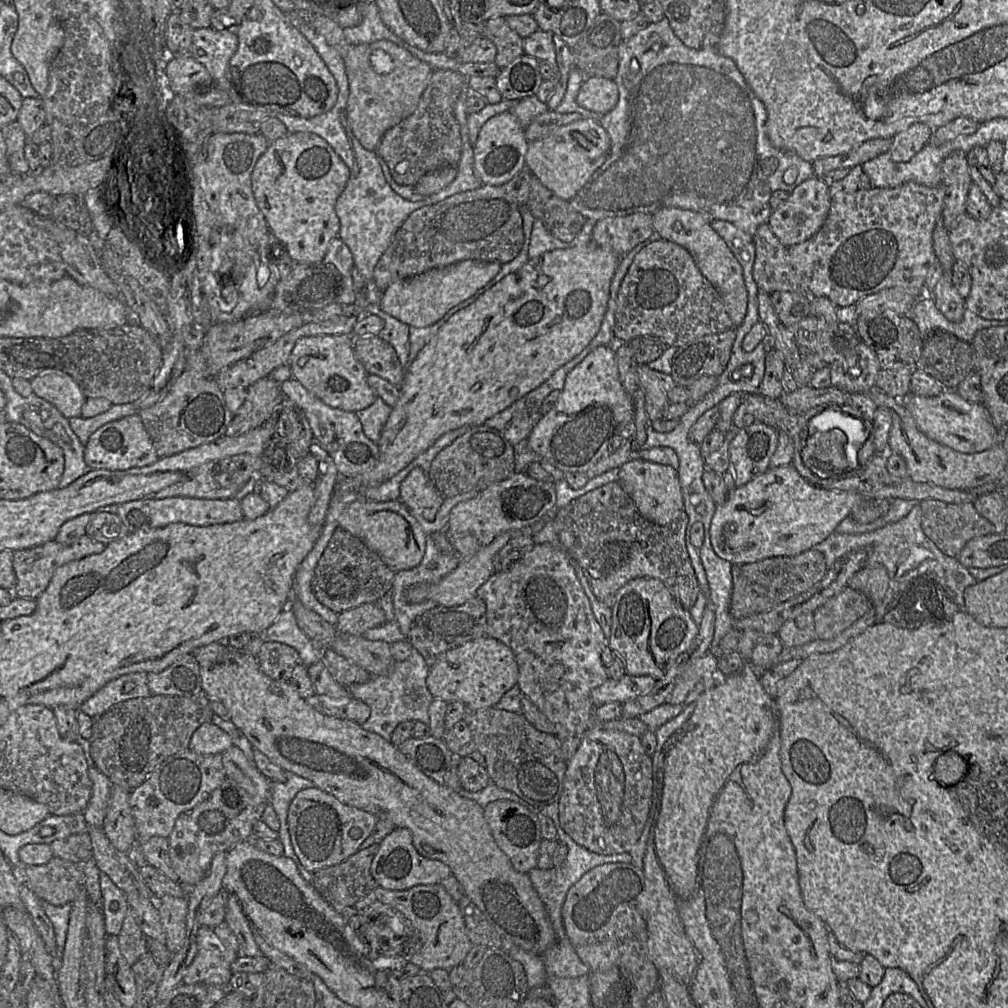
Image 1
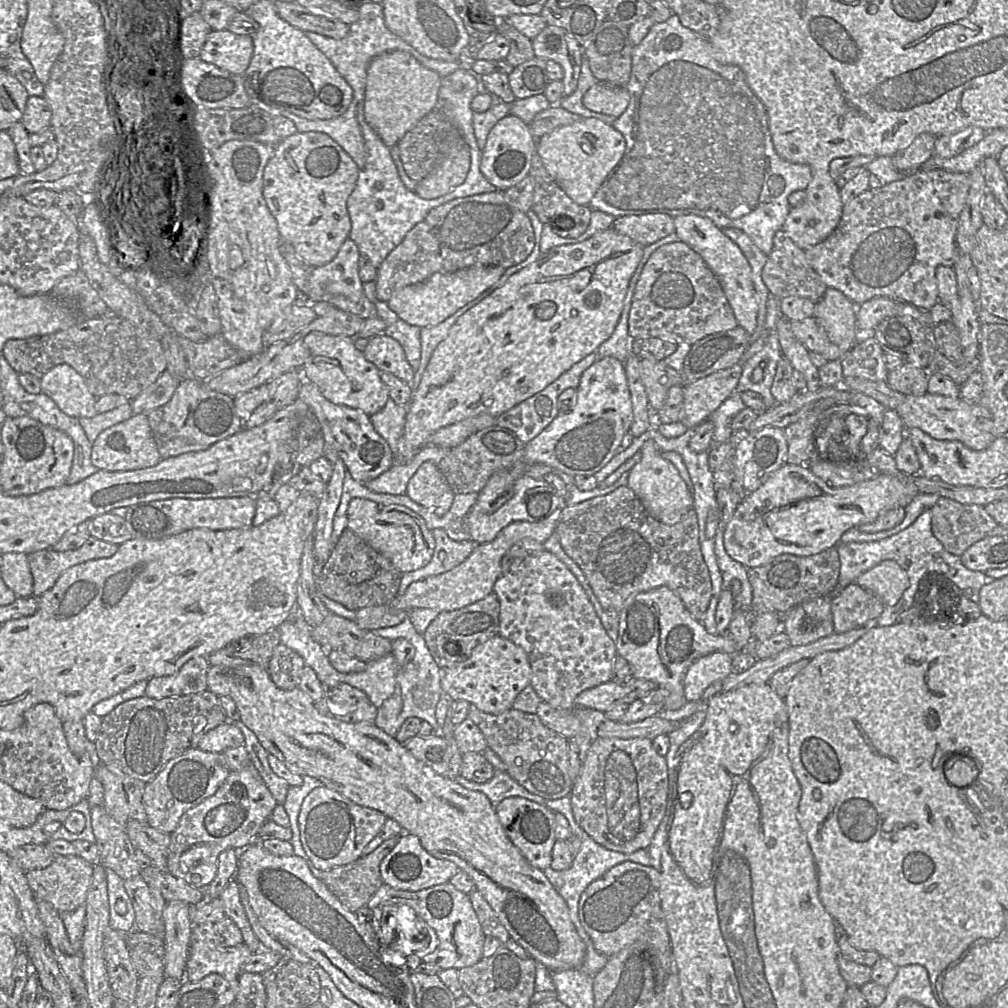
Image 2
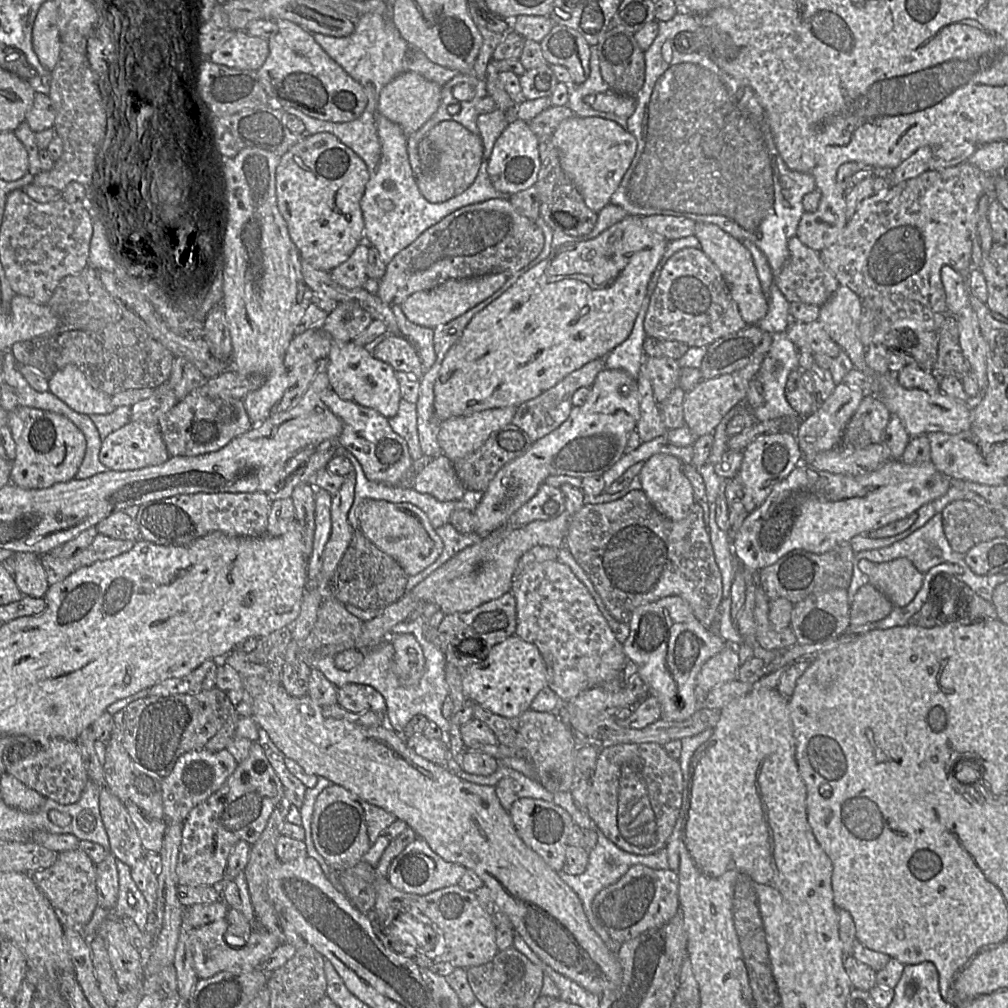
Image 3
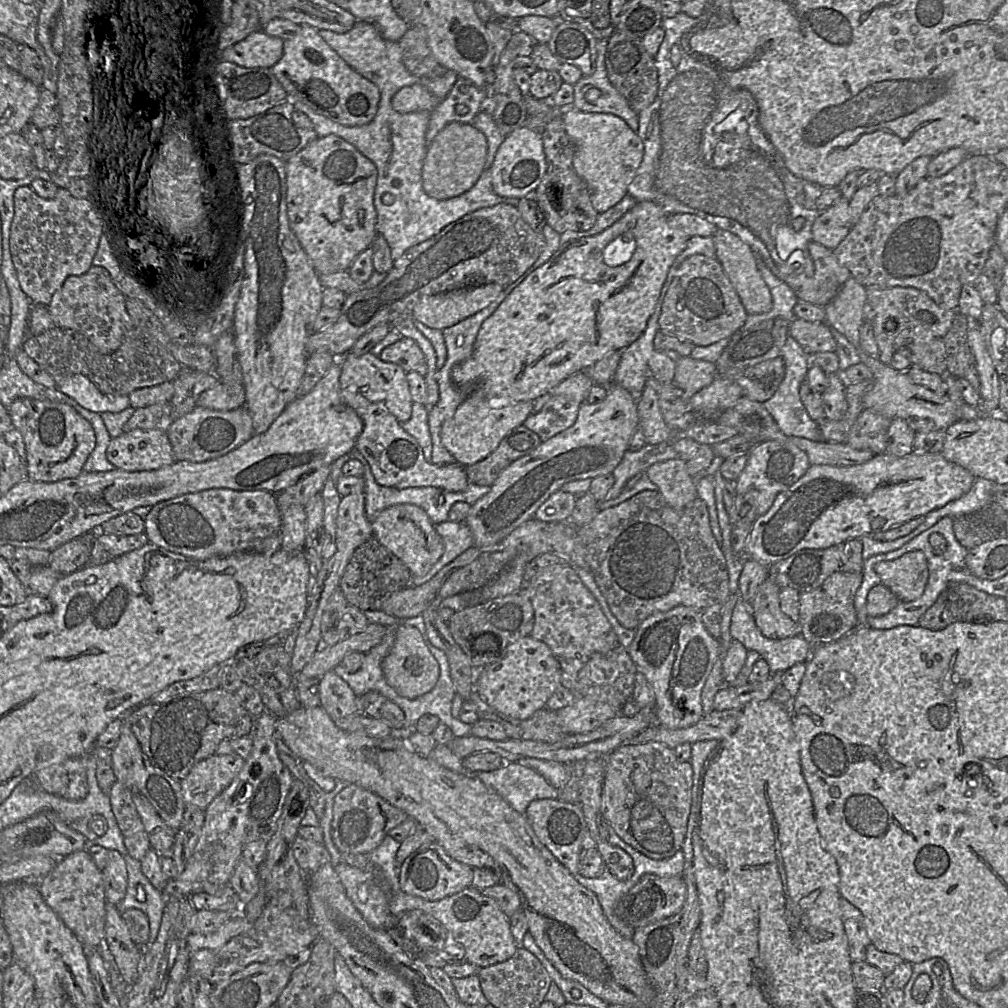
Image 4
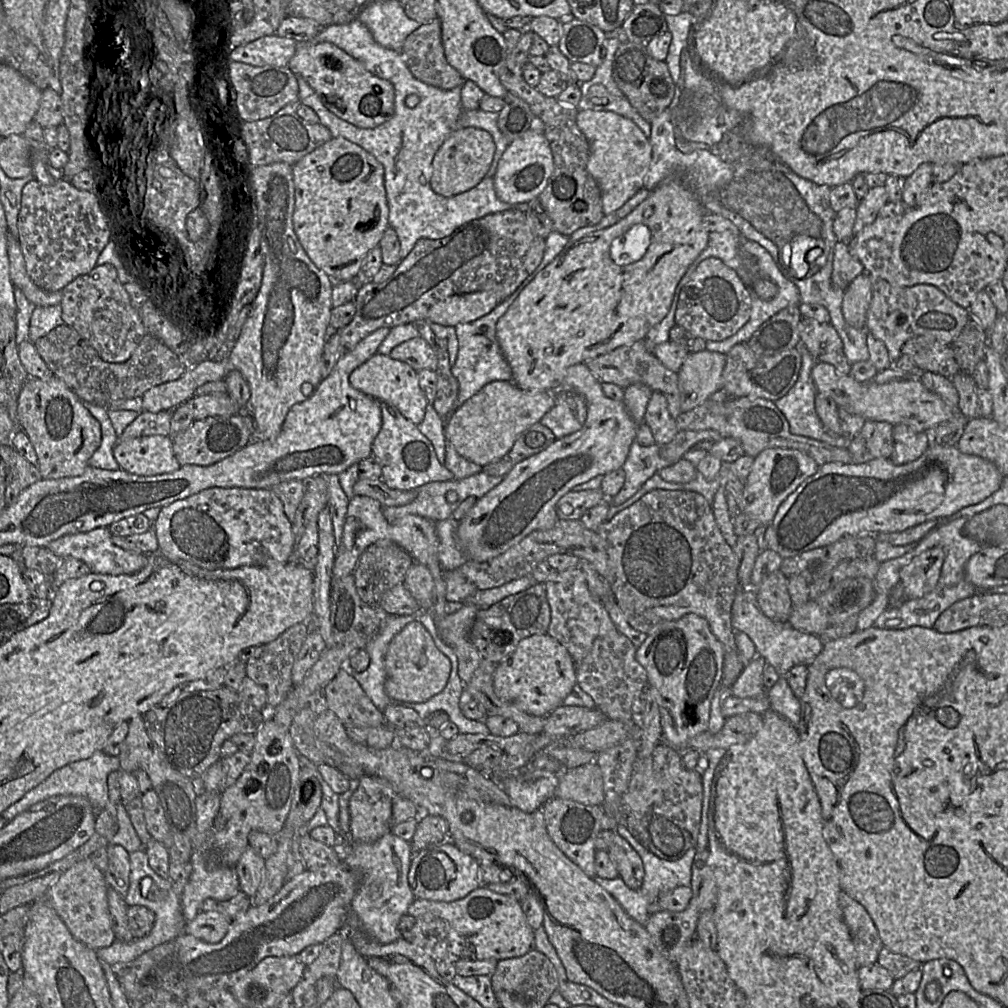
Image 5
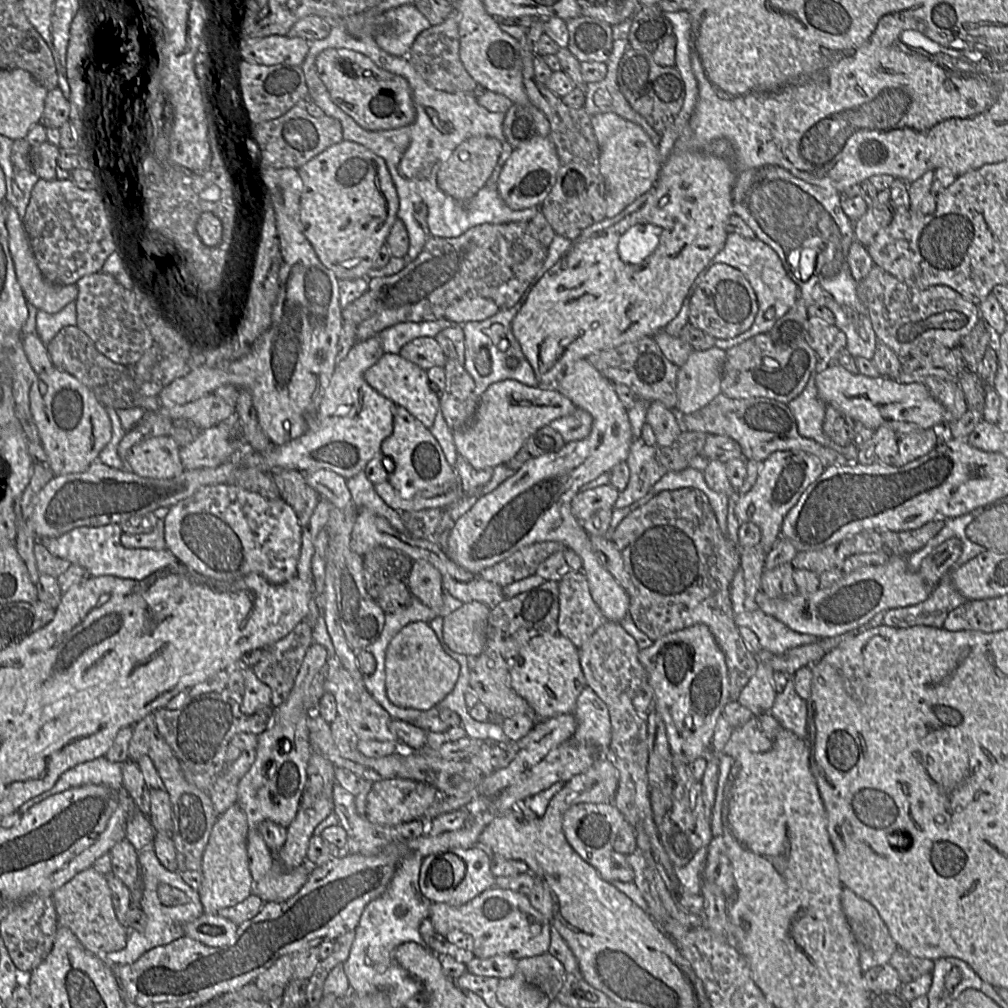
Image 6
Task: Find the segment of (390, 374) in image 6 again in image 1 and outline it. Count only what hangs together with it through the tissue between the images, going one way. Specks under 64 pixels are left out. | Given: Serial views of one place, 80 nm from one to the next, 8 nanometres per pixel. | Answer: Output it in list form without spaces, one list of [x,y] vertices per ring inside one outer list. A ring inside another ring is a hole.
[[[316,335],[297,340],[287,365],[292,378],[299,381],[311,394],[326,405],[348,412],[369,407],[377,398],[367,383],[368,373],[356,359],[353,349],[353,335]]]

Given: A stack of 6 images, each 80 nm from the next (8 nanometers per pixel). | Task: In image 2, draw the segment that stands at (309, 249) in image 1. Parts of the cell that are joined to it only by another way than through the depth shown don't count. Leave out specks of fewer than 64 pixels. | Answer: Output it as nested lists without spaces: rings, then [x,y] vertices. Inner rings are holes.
[[[305,132],[305,133],[295,133],[284,139],[282,139],[276,146],[275,152],[272,158],[267,162],[263,171],[263,187],[262,194],[266,202],[266,205],[274,216],[280,237],[282,240],[289,242],[295,253],[299,258],[301,258],[306,264],[311,267],[320,267],[330,261],[332,261],[337,255],[341,245],[345,240],[349,238],[349,233],[351,230],[351,221],[347,211],[347,200],[350,194],[353,192],[356,182],[358,179],[358,166],[354,160],[339,146],[331,137],[322,132]]]

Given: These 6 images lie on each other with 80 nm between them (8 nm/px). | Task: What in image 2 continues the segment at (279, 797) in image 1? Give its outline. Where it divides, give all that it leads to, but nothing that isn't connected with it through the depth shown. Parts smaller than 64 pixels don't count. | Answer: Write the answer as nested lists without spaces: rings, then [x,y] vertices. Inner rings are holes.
[[[306,775],[303,776],[303,783],[301,785],[291,786],[289,788],[286,799],[282,805],[290,820],[288,827],[290,827],[292,831],[290,842],[293,846],[294,855],[307,859],[300,841],[298,815],[305,797],[315,788],[323,786],[323,783],[316,778]]]

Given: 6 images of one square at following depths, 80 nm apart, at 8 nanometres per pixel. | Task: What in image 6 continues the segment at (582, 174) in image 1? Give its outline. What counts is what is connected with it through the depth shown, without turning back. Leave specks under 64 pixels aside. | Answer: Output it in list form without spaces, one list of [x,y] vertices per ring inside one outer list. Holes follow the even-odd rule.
[[[614,113],[591,115],[591,124],[600,149],[599,169],[605,184],[606,217],[611,218],[656,184],[663,161],[657,146],[639,125]]]

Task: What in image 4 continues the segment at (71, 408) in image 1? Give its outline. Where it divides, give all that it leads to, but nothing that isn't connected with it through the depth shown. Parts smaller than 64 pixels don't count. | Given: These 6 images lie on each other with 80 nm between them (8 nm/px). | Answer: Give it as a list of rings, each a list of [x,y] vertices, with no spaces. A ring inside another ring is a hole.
[[[82,374],[69,377],[57,386],[57,389],[74,399],[80,406],[95,413],[119,413],[130,407],[128,395],[104,394]]]

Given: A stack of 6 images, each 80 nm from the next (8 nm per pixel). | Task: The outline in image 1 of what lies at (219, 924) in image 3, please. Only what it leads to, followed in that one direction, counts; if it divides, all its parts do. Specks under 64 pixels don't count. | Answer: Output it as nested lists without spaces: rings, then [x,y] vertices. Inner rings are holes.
[[[200,926],[196,934],[197,951],[186,969],[182,984],[204,983],[228,987],[233,974],[231,964],[237,951],[225,949],[212,928]]]

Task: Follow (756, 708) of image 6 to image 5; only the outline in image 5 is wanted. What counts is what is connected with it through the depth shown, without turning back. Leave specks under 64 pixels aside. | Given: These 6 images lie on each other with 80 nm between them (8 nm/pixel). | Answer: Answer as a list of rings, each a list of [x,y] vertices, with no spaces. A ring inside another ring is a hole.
[[[759,656],[748,662],[729,688],[730,694],[738,698],[754,698],[767,694],[762,681],[765,664],[765,660]]]

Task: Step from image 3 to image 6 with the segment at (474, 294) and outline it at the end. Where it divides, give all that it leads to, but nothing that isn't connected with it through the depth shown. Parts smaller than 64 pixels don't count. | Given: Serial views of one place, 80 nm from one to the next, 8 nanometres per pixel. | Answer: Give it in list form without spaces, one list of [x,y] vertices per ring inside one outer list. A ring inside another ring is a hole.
[[[484,297],[464,298],[453,302],[445,311],[444,319],[457,324],[471,321],[483,321],[499,311],[491,299]]]

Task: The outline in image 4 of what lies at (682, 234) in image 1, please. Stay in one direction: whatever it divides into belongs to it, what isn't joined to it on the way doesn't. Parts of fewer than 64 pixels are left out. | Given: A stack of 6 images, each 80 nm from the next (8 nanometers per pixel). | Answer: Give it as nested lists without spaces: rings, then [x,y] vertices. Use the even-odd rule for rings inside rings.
[[[718,229],[712,236],[715,246],[715,258],[737,292],[747,314],[761,314],[772,307],[772,296],[758,267],[758,257],[750,246],[731,232]]]

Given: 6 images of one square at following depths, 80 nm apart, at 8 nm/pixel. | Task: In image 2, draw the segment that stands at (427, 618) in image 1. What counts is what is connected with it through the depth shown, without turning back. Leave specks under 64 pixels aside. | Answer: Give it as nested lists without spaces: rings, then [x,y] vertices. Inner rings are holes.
[[[494,593],[458,610],[439,612],[422,634],[437,665],[446,668],[463,662],[477,645],[498,635],[499,615],[500,603]]]

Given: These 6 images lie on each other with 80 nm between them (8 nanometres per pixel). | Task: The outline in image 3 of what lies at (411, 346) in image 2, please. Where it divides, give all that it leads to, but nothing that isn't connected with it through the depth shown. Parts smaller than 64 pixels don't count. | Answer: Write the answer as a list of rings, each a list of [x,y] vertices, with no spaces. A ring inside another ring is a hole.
[[[391,305],[400,335],[406,338],[415,348],[423,365],[423,372],[427,372],[436,360],[433,345],[433,328],[417,325],[409,321],[399,305]]]

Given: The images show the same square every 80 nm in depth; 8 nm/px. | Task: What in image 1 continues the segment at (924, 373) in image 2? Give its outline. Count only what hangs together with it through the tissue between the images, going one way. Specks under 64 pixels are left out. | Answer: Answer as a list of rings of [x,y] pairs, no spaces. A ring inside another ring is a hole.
[[[897,360],[891,366],[879,371],[875,386],[892,397],[903,398],[910,393],[910,381],[914,370],[913,366]]]

